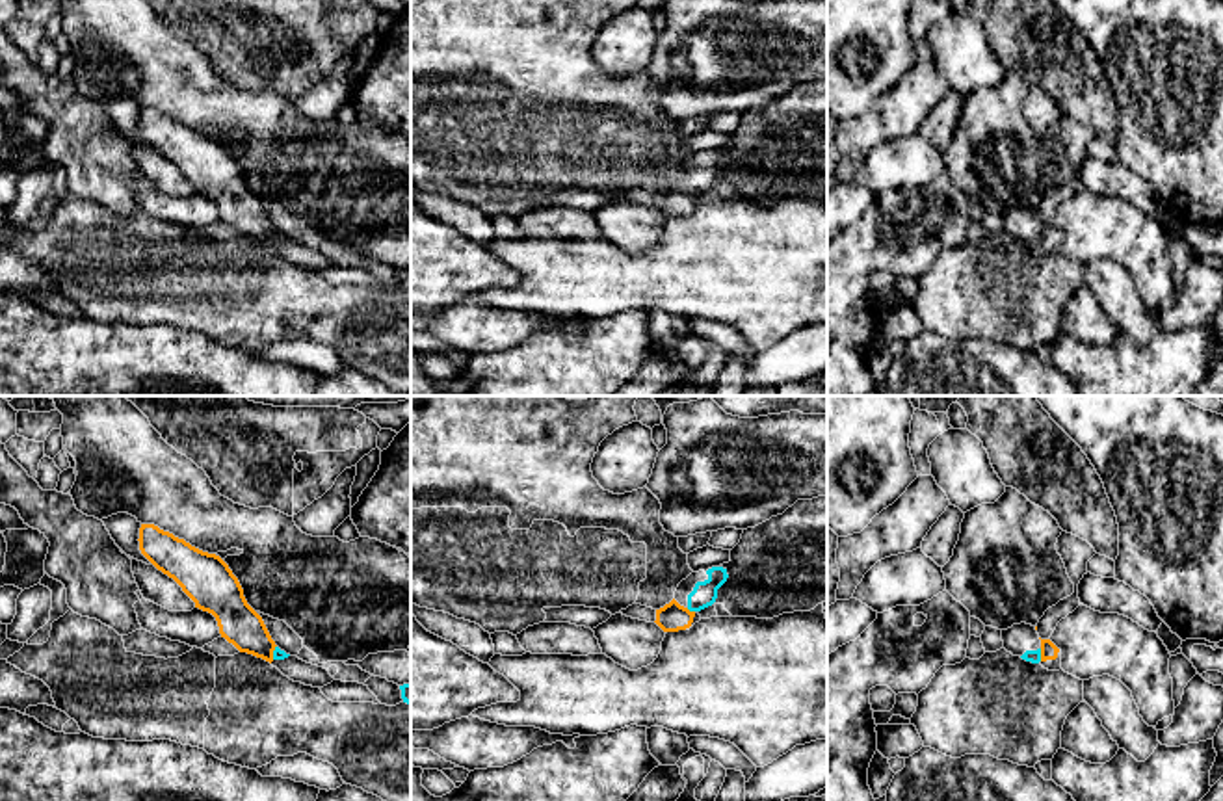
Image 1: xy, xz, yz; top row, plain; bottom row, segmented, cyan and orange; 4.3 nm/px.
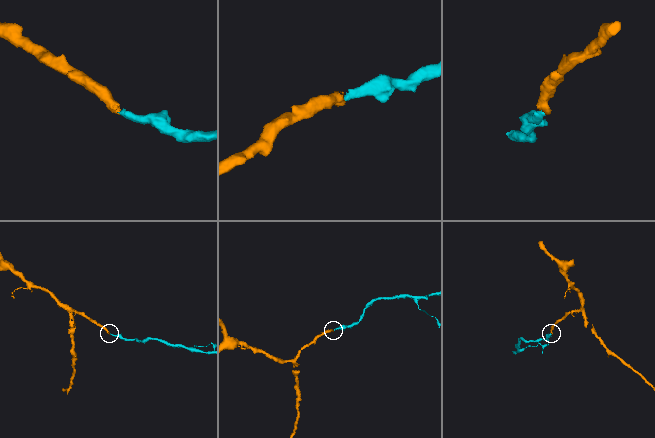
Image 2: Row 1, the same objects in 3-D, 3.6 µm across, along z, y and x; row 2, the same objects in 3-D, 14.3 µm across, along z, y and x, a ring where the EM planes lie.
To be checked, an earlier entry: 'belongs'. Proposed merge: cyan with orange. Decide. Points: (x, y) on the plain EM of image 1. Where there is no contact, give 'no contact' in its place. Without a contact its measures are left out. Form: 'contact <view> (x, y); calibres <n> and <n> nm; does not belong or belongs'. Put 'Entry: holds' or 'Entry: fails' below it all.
contact yz (1039, 238); calibres 60 and 80 nm; belongs
Entry: holds

